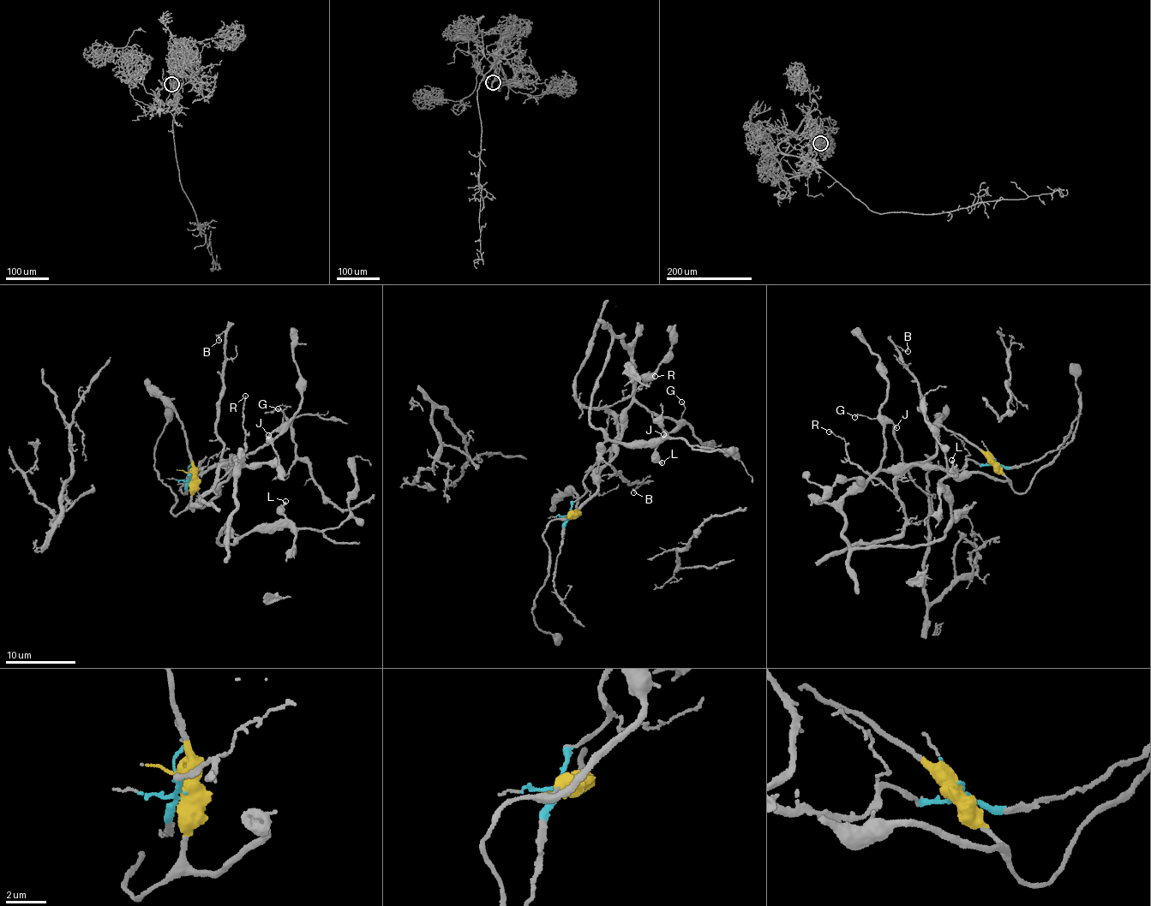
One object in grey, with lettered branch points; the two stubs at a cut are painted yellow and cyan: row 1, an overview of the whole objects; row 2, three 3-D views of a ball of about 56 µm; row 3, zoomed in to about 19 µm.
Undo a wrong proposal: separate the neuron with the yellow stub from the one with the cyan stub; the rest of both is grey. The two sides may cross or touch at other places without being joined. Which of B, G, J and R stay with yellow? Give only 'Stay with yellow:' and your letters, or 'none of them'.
Stay with yellow: G, J

